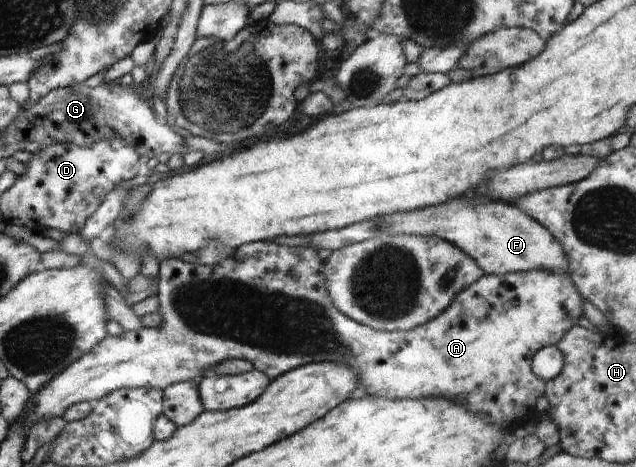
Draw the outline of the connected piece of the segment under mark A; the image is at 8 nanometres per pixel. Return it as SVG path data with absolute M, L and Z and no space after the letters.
M259 241L248 242L235 249L234 253L228 258L223 259L221 256L218 260L218 265L203 266L196 263L187 263L177 256L163 258L160 261L160 269L158 272L158 287L157 299L159 299L159 313L163 315L163 323L153 328L143 328L139 331L125 331L123 335L107 336L103 341L99 341L97 345L89 353L85 353L71 363L69 367L65 367L59 375L55 375L41 391L37 391L37 395L25 403L23 413L17 417L17 422L23 427L27 427L25 431L25 439L29 437L30 430L35 423L50 420L55 417L63 417L63 413L76 403L81 402L96 402L98 399L103 399L109 393L113 393L118 389L137 389L146 387L147 389L164 389L168 385L179 383L182 381L197 381L209 373L215 365L223 363L223 361L231 361L231 359L240 359L248 361L253 365L257 371L262 371L271 380L276 377L287 373L292 369L297 369L301 365L309 365L309 363L337 363L337 365L347 365L349 369L353 369L359 377L360 383L357 381L357 387L361 385L367 389L367 395L371 397L381 397L381 399L421 399L421 397L445 397L453 403L459 403L461 407L465 407L467 411L471 411L473 415L481 415L485 419L485 423L501 427L511 432L519 425L527 421L533 421L537 403L537 399L544 395L545 380L537 377L532 370L532 359L535 352L545 346L557 345L559 340L563 339L563 335L579 323L579 319L583 316L583 309L581 303L585 301L571 277L567 272L558 270L530 270L525 272L512 272L507 274L484 274L476 283L470 287L466 287L459 295L451 302L451 305L427 323L410 329L409 331L381 331L371 329L371 327L357 323L350 317L343 315L339 309L335 309L329 297L327 297L327 289L324 287L324 278L321 274L323 261L318 257L318 251L313 250L310 246L307 247L287 247L272 243L272 241Z

